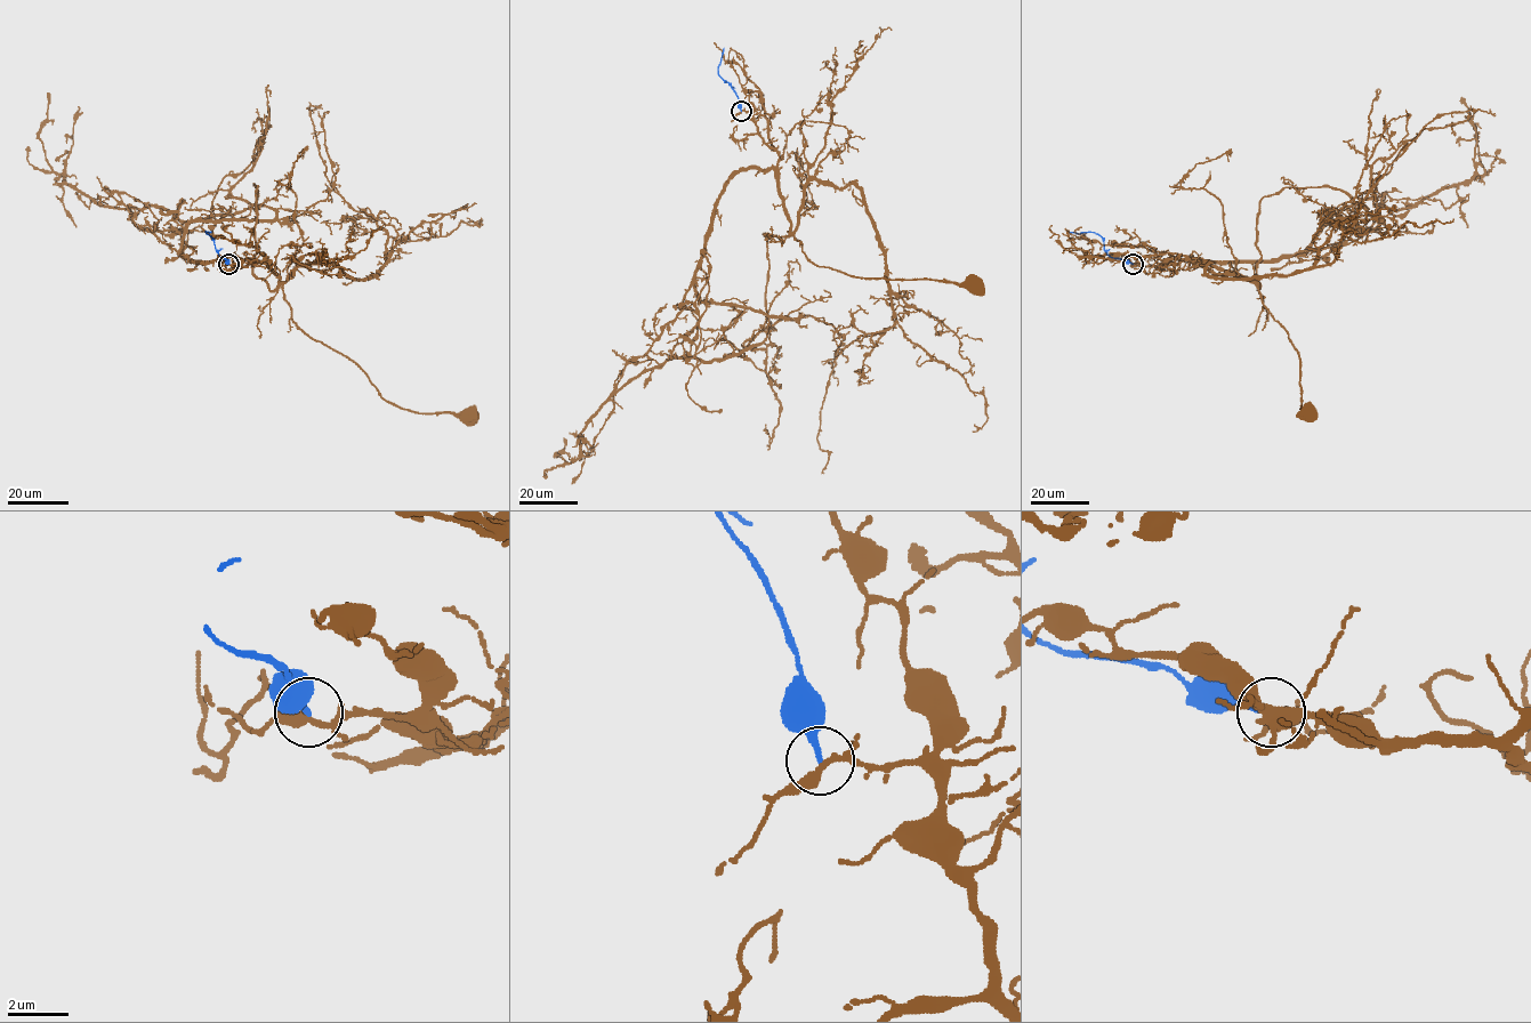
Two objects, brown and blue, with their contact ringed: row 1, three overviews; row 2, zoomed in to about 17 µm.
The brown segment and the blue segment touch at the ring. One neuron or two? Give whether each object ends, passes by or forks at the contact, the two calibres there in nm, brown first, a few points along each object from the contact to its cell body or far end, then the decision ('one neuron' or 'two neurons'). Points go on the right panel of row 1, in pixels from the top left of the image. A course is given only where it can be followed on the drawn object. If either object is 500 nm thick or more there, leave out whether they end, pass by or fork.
brown forks there; blue ends there; 240 nm thick on the brown side, 200 nm on the other; brown runs (1133, 264), (1210, 262), (1249, 276), (1297, 349), (1300, 409), (1310, 411); blue runs (1133, 264), (1109, 256), (1103, 239), (1095, 233), (1070, 232); two neurons

